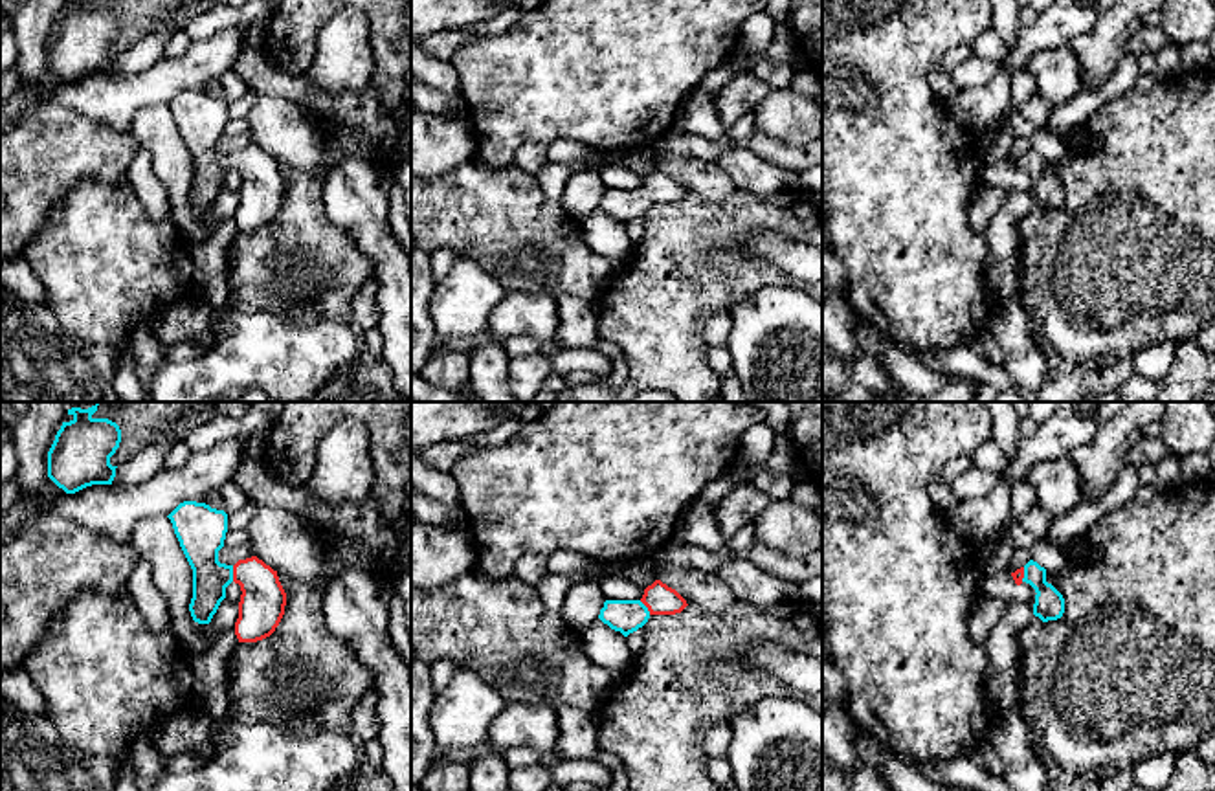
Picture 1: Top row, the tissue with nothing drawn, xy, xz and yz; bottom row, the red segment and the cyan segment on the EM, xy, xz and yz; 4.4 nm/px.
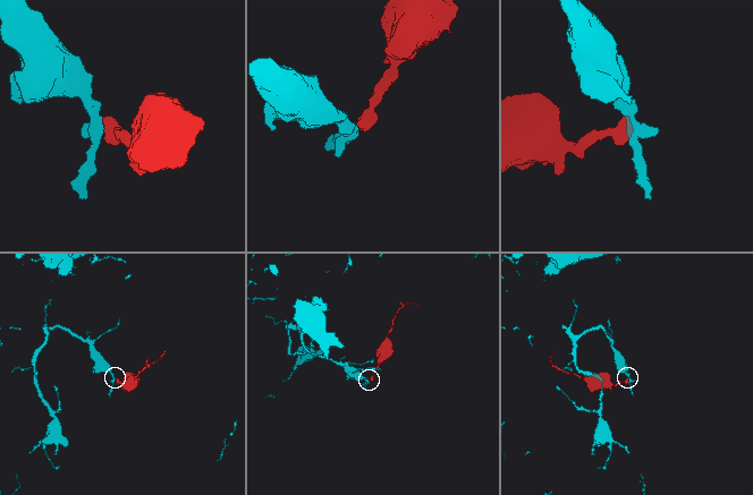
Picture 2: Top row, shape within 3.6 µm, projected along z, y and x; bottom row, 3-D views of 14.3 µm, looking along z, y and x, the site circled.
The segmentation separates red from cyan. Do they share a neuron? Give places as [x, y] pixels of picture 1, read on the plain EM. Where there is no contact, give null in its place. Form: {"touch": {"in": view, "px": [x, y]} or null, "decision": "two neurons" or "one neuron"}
{"touch": {"in": "xy", "px": [234, 162]}, "decision": "one neuron"}

